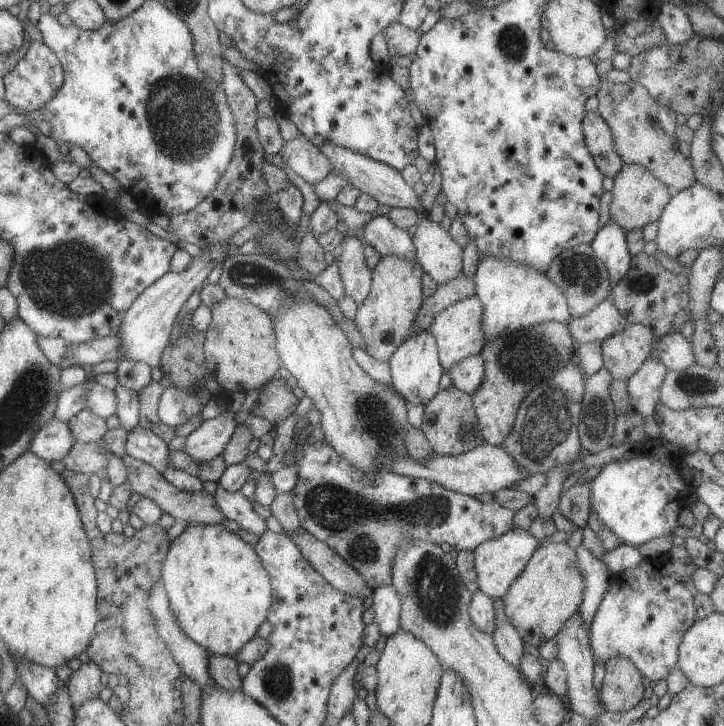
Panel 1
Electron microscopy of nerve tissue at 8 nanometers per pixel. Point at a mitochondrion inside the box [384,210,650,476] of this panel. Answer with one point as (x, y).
(548, 420)

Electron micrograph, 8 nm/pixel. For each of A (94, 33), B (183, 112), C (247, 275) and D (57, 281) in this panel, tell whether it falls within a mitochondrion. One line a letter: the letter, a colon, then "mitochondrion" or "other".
A: other
B: mitochondrion
C: mitochondrion
D: mitochondrion

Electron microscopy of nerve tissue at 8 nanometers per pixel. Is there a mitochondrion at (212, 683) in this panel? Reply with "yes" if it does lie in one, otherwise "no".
no

